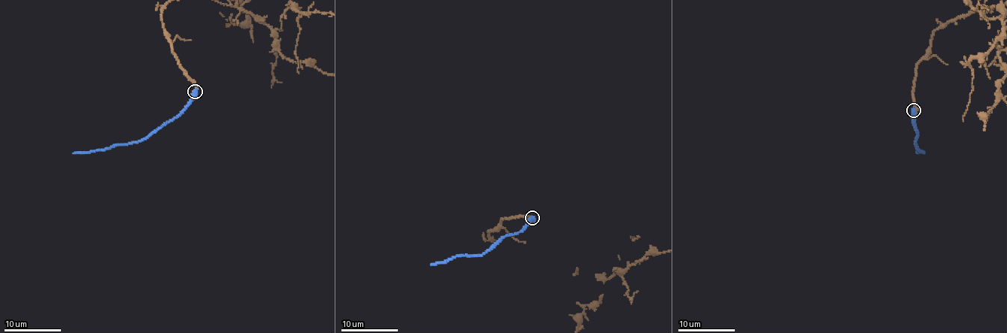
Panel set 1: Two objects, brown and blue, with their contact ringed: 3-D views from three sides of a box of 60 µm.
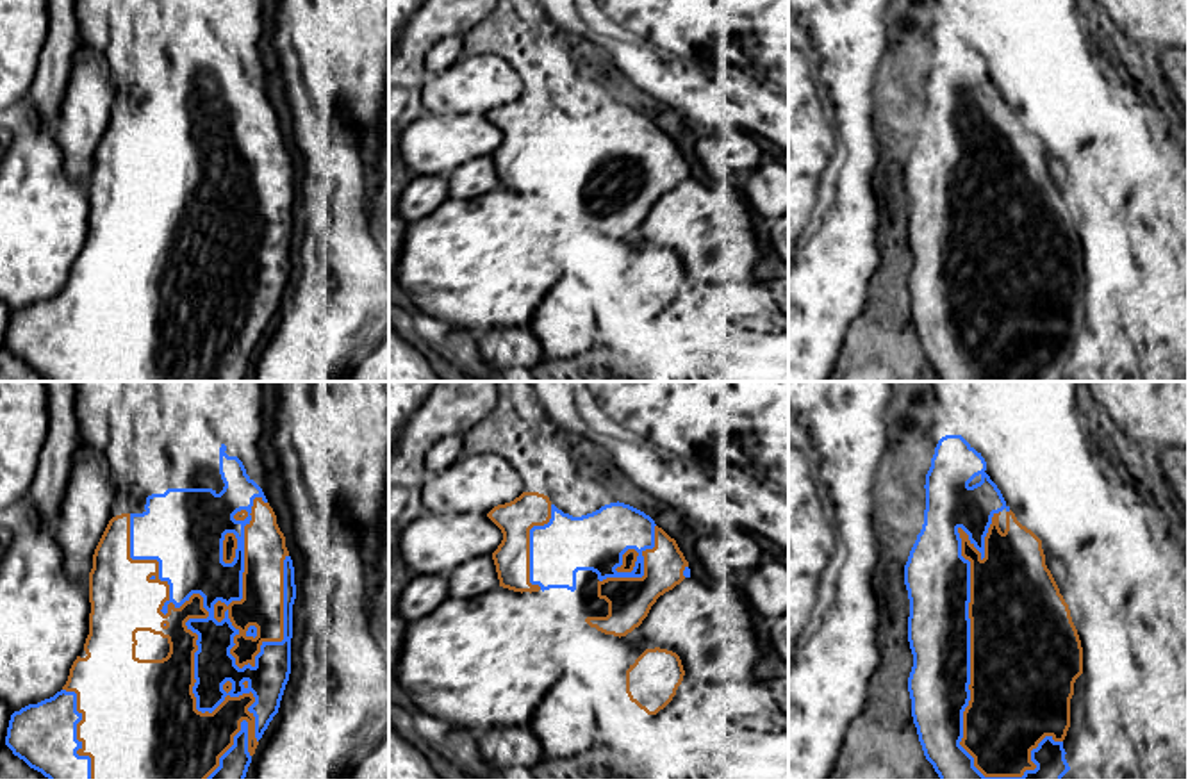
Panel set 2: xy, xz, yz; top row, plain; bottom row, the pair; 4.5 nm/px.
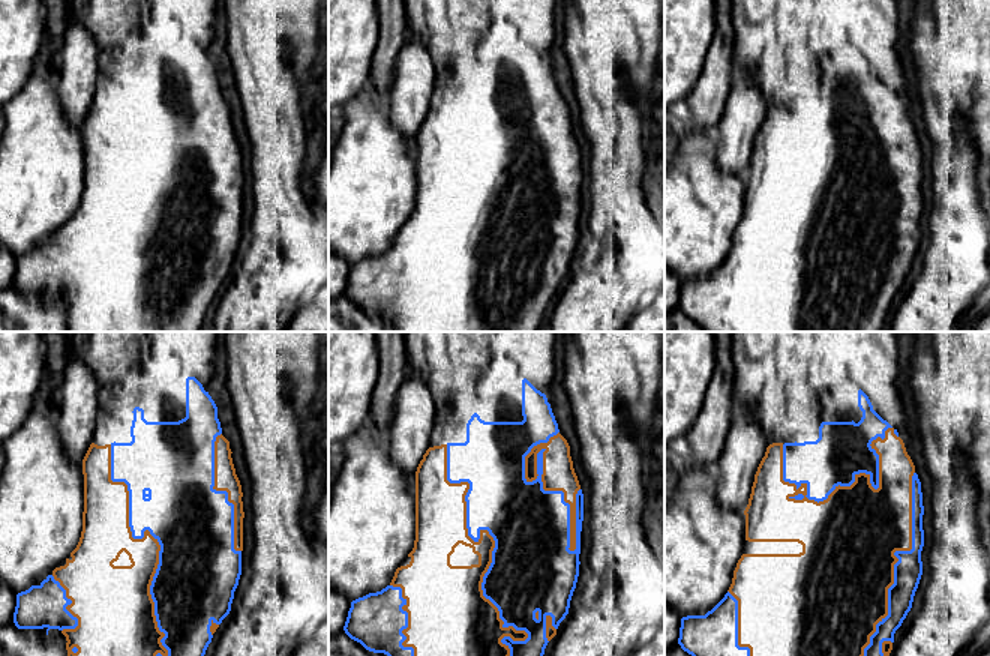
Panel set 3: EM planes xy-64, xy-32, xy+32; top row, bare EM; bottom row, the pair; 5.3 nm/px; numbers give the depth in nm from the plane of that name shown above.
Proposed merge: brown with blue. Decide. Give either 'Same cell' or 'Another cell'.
Another cell

